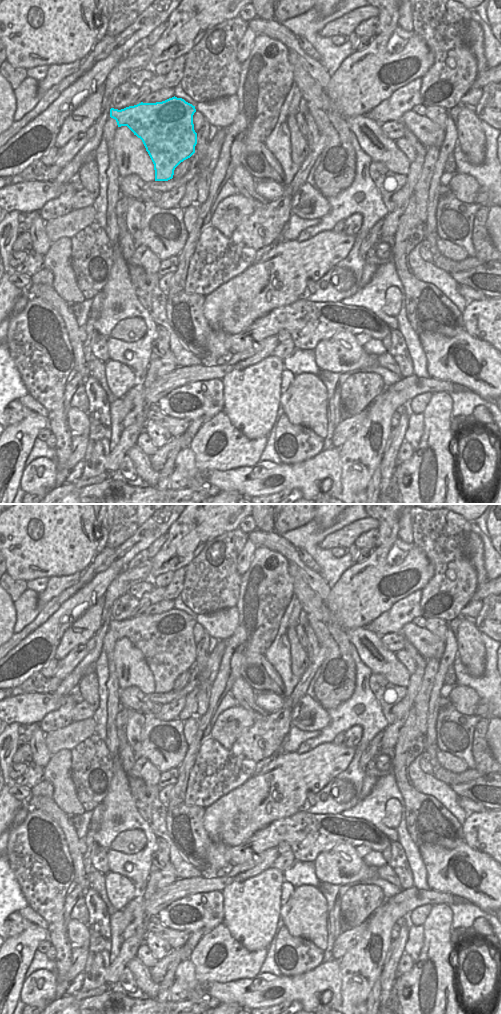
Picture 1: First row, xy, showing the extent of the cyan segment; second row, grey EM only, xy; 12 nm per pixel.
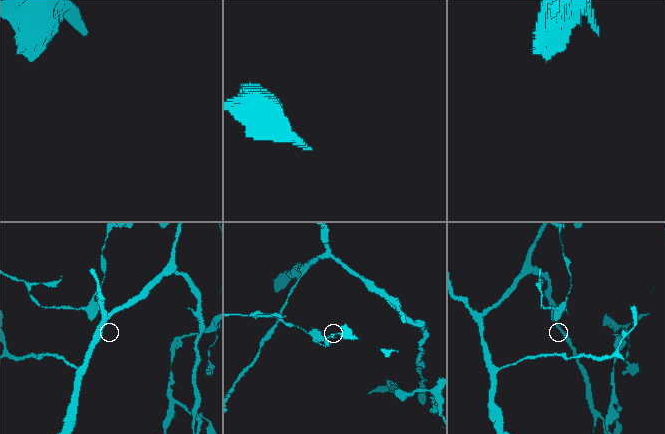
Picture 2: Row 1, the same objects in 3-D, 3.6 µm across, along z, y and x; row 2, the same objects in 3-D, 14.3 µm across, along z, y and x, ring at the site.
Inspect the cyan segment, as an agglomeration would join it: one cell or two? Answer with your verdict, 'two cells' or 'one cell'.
two cells

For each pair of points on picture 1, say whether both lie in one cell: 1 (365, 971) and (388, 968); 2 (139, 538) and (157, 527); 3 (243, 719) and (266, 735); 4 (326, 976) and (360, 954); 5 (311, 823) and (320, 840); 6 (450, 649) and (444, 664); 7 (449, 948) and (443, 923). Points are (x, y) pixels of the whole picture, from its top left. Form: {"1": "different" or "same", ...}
{"1": "different", "2": "same", "3": "different", "4": "different", "5": "same", "6": "same", "7": "same"}

